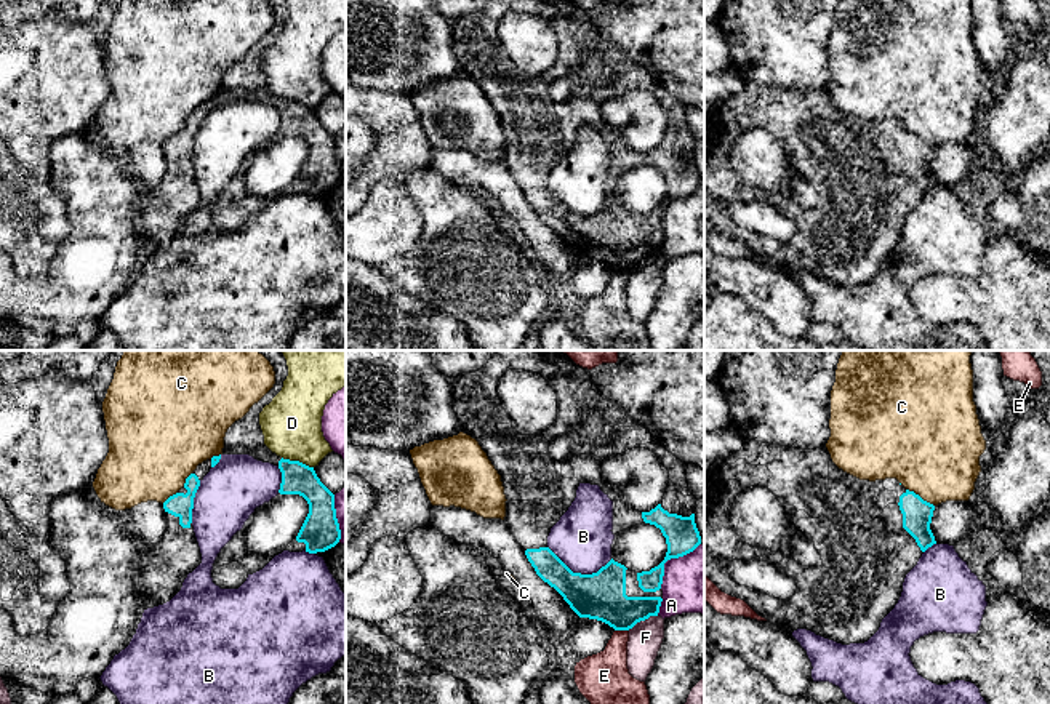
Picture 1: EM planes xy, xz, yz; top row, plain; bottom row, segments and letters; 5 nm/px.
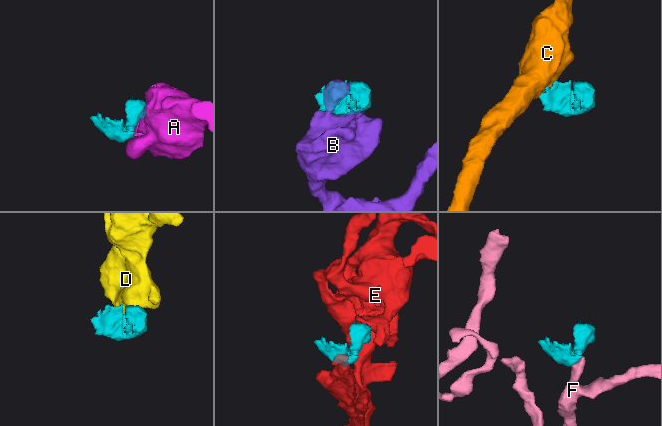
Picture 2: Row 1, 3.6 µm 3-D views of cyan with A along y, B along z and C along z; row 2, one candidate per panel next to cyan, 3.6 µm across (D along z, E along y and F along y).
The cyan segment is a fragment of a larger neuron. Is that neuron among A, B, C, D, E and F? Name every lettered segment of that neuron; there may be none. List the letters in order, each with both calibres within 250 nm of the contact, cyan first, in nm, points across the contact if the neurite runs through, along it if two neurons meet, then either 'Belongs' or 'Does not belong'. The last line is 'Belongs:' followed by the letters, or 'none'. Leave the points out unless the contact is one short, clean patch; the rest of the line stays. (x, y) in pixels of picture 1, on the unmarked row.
A: Thickness 170 nm (cyan) against 320 nm. Does not belong
B: Thickness 240 nm (cyan) against 300 nm. Does not belong
C: Thickness 150 nm (cyan) against 480 nm. Boundary: yz (906, 130), (933, 148). Does not belong
D: Thickness 160 nm (cyan) against 300 nm. Does not belong
E: Thickness 240 nm (cyan) against 240 nm. Boundary: xz (615, 271), (628, 272). Does not belong
F: Thickness 240 nm (cyan) against 170 nm. Boundary: xz (657, 256), (641, 261), (628, 271). Does not belong
Belongs: none

